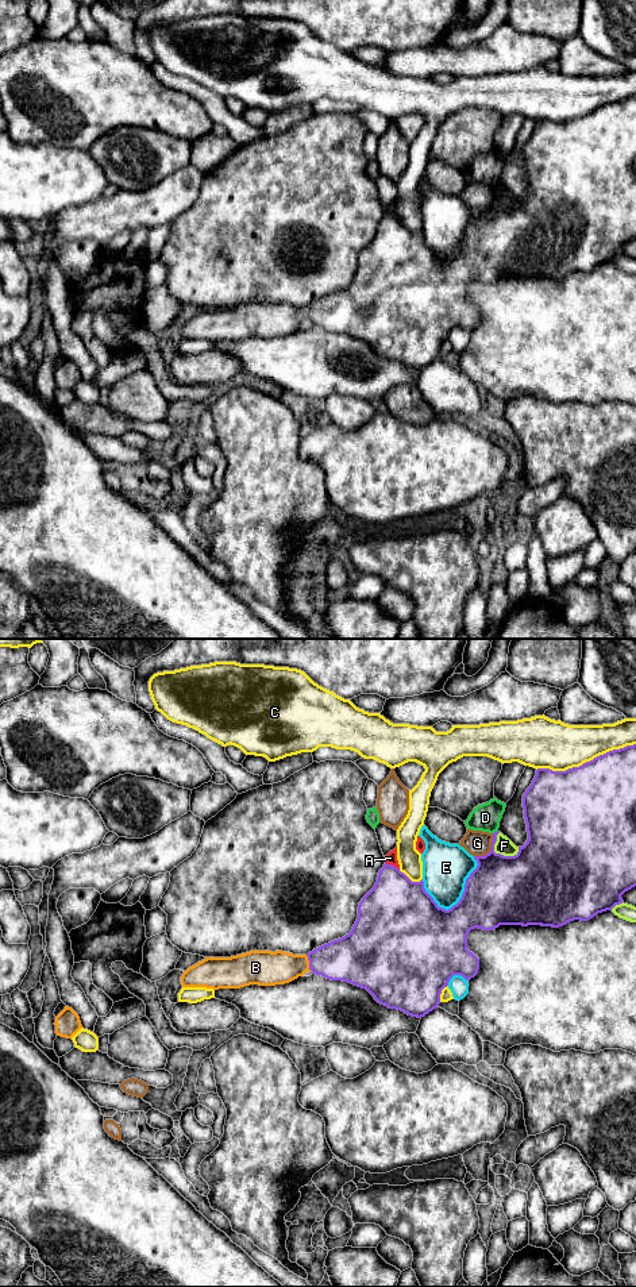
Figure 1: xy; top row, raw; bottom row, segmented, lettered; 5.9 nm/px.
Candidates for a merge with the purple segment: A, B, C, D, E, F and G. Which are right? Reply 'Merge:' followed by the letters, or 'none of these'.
Merge: B

